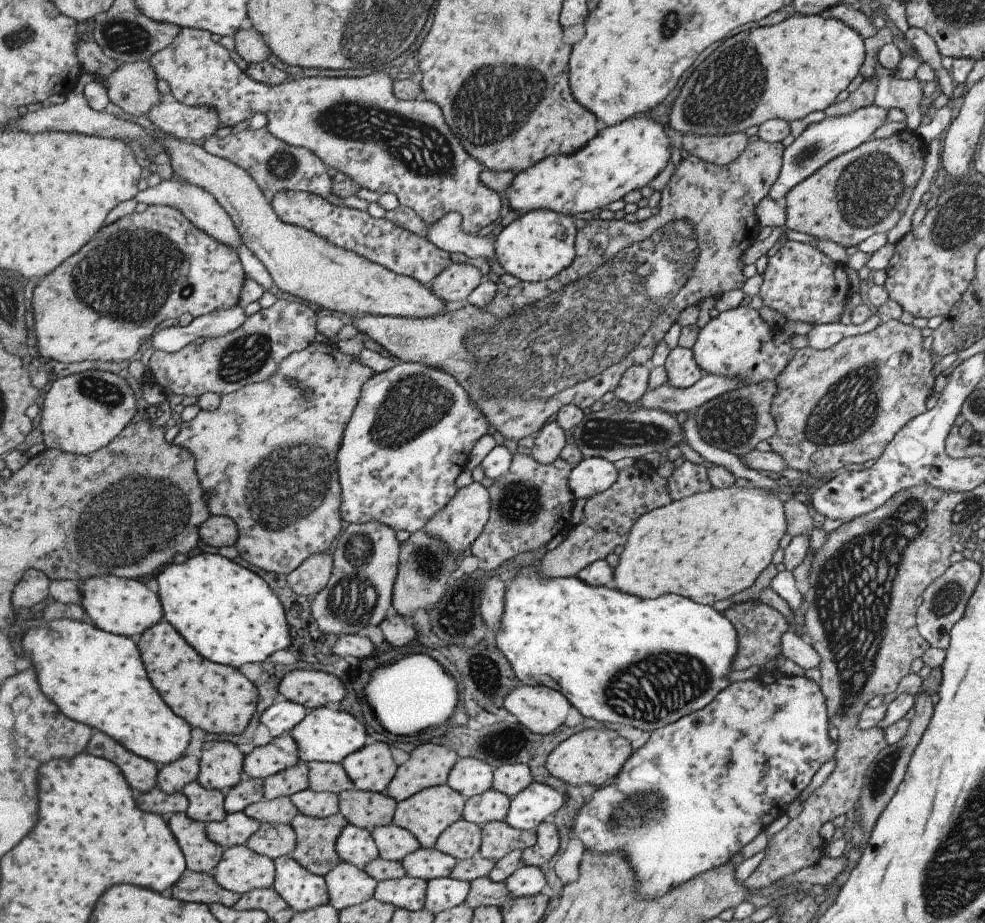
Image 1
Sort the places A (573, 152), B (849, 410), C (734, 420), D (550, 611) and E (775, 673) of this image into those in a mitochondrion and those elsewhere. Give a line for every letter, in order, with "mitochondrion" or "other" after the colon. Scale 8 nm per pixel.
A: other
B: mitochondrion
C: mitochondrion
D: other
E: other

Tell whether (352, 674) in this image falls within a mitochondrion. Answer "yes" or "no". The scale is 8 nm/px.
no

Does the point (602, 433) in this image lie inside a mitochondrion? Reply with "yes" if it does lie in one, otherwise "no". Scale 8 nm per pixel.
yes

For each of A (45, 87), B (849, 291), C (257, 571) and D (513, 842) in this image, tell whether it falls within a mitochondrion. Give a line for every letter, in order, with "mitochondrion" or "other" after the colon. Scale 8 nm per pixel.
A: other
B: other
C: other
D: other

